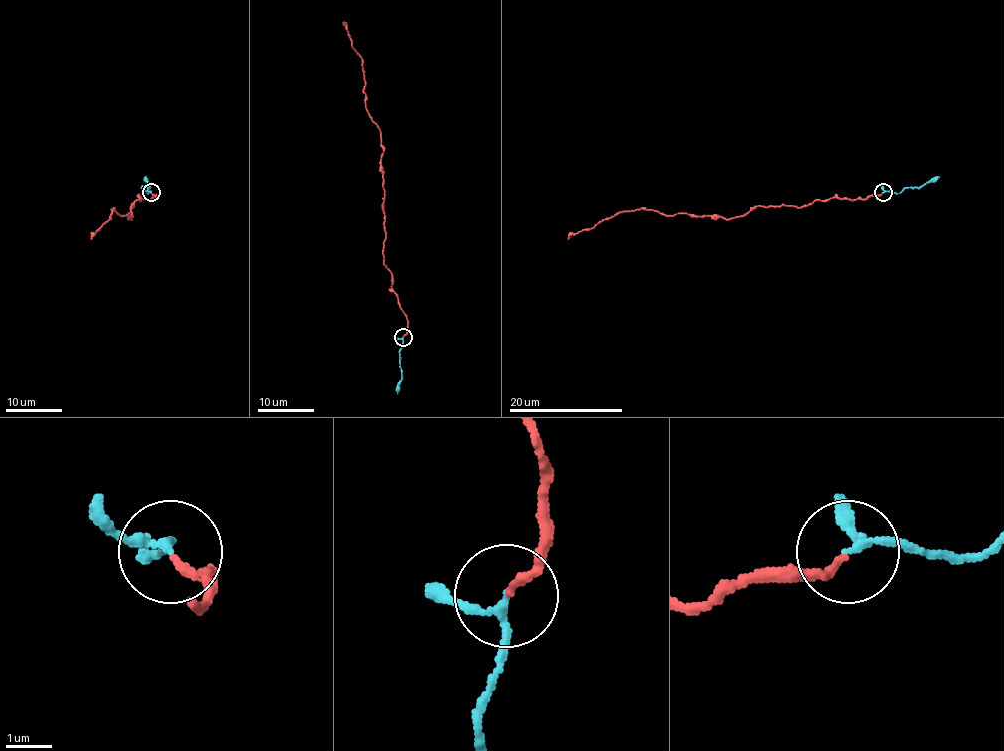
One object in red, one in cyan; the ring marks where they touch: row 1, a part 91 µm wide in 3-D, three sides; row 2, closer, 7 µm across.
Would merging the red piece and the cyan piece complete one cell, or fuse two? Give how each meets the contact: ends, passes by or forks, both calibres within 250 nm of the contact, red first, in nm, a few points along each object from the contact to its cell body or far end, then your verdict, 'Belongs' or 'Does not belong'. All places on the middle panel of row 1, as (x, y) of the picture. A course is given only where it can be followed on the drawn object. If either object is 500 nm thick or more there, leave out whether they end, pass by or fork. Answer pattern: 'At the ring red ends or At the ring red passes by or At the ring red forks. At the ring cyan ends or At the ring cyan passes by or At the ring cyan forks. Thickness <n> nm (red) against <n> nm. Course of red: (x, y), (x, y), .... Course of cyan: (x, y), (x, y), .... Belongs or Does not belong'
At the ring red ends. At the ring cyan passes by. Thickness 170 nm (red) against 150 nm. Course of red: (402, 336), (407, 315), (391, 287), (383, 253), (381, 132), (366, 107), (361, 56), (343, 22). Course of cyan: (402, 336), (397, 393). Belongs

